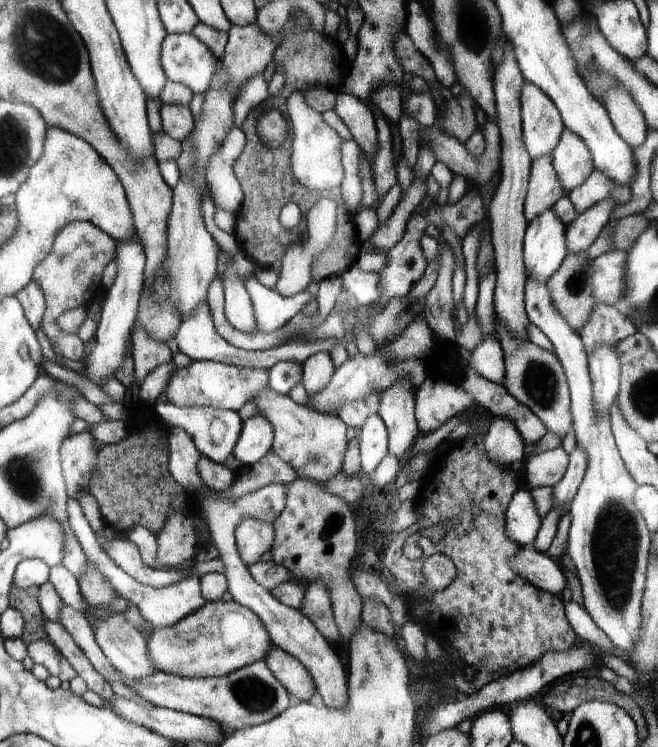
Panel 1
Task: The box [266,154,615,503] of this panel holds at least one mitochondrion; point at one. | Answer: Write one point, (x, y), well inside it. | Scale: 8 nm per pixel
(541, 383)

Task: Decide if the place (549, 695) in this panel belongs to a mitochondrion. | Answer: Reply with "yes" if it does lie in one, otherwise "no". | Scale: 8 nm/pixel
no

